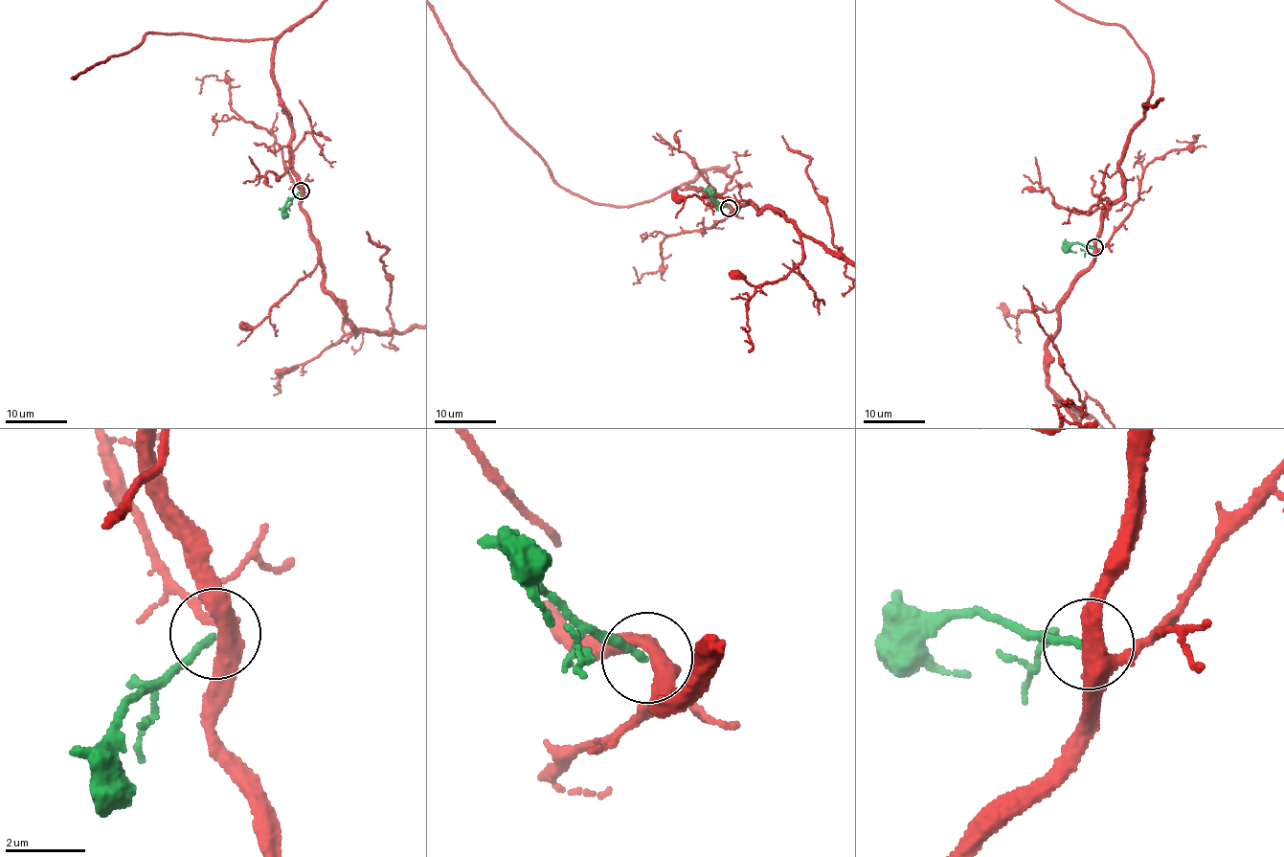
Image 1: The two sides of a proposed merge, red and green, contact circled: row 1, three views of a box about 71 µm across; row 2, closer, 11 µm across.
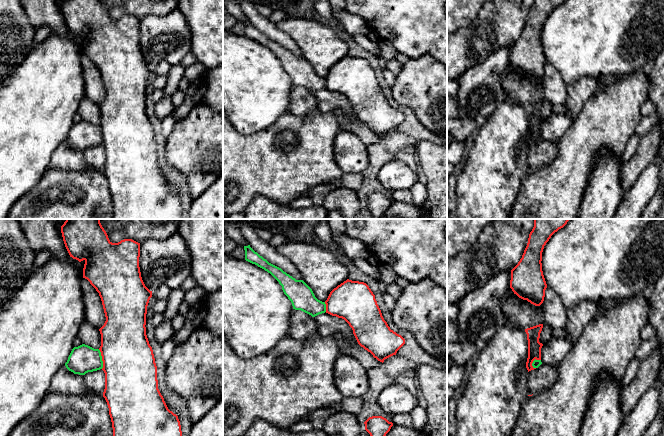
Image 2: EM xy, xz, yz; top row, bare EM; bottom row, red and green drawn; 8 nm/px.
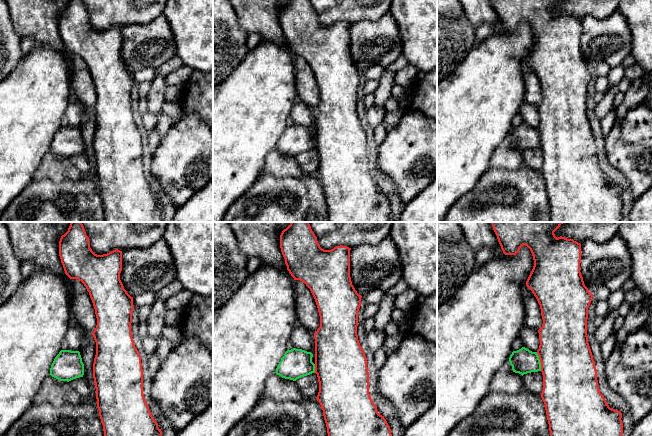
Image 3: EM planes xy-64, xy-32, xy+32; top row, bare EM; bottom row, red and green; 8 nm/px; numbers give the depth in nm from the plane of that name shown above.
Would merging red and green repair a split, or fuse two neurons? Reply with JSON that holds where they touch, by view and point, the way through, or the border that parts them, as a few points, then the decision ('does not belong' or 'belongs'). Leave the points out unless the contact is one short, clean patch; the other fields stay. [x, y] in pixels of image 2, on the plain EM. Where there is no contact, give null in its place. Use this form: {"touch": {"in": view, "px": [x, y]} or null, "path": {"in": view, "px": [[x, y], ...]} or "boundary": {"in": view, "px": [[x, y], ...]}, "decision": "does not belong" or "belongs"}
{"touch": {"in": "xy", "px": [102, 135]}, "boundary": {"in": "xy", "px": [[98, 125], [101, 131], [102, 144]]}, "decision": "does not belong"}

